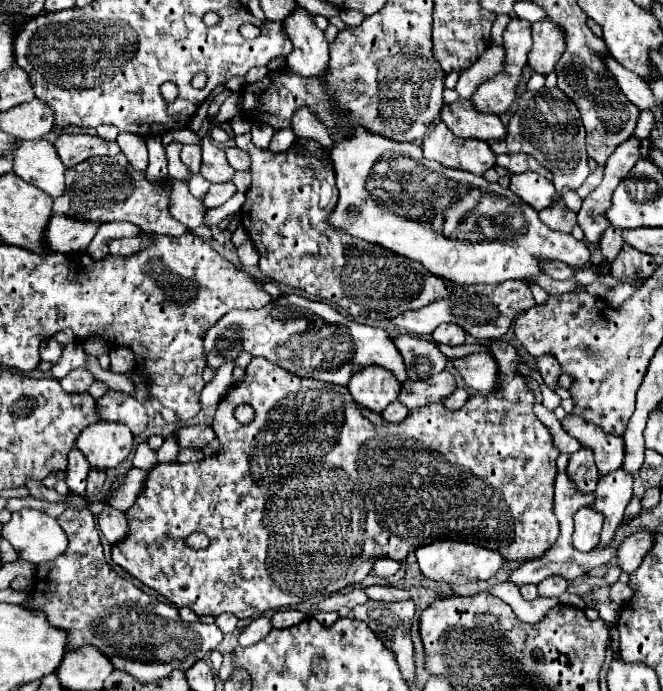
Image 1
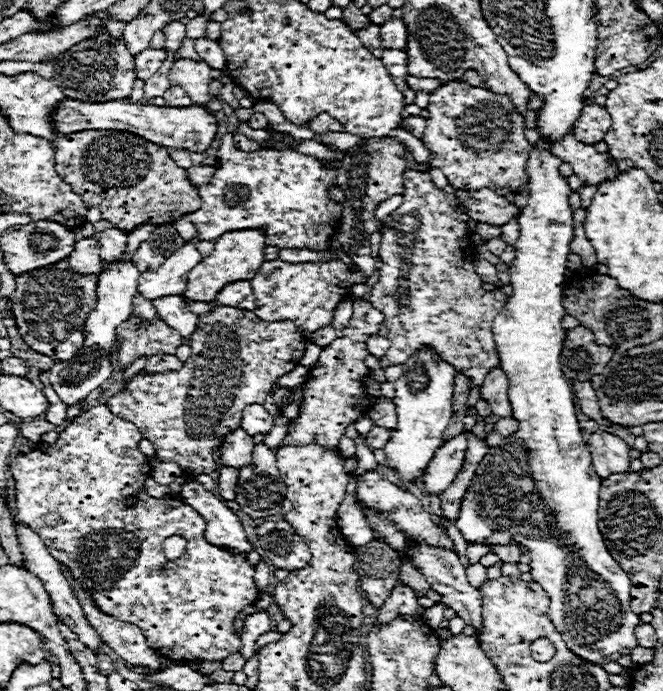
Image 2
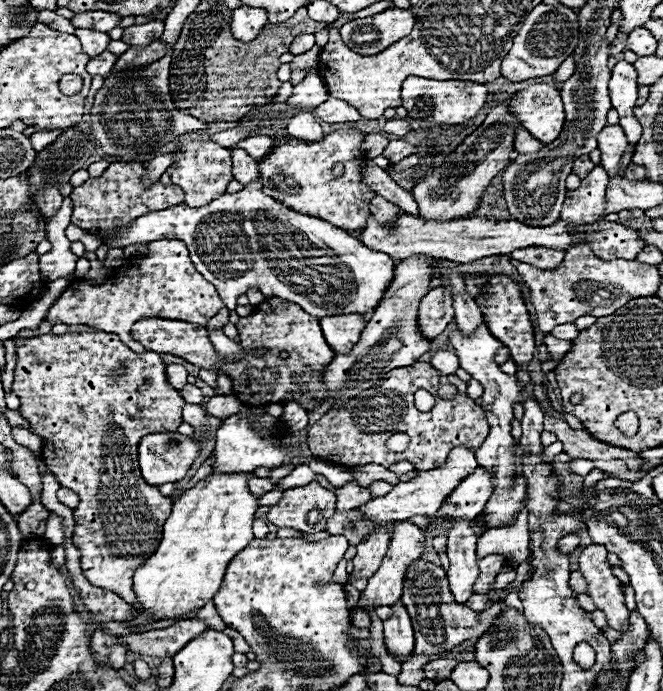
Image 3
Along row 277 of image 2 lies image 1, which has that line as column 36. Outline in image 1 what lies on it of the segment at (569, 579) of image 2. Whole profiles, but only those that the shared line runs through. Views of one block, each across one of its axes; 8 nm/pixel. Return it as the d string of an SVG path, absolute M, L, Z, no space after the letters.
M32 508L12 512L10 522L2 528L2 536L14 546L20 558L32 564L56 560L68 544L56 518Z

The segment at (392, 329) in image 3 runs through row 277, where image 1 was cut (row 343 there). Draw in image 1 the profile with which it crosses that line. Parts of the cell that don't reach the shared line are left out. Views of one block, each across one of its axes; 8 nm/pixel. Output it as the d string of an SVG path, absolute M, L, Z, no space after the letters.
M404 334L404 336L394 338L394 344L396 344L398 352L402 354L408 376L412 380L428 378L434 372L442 372L446 368L448 358L438 350L438 346L434 342Z

